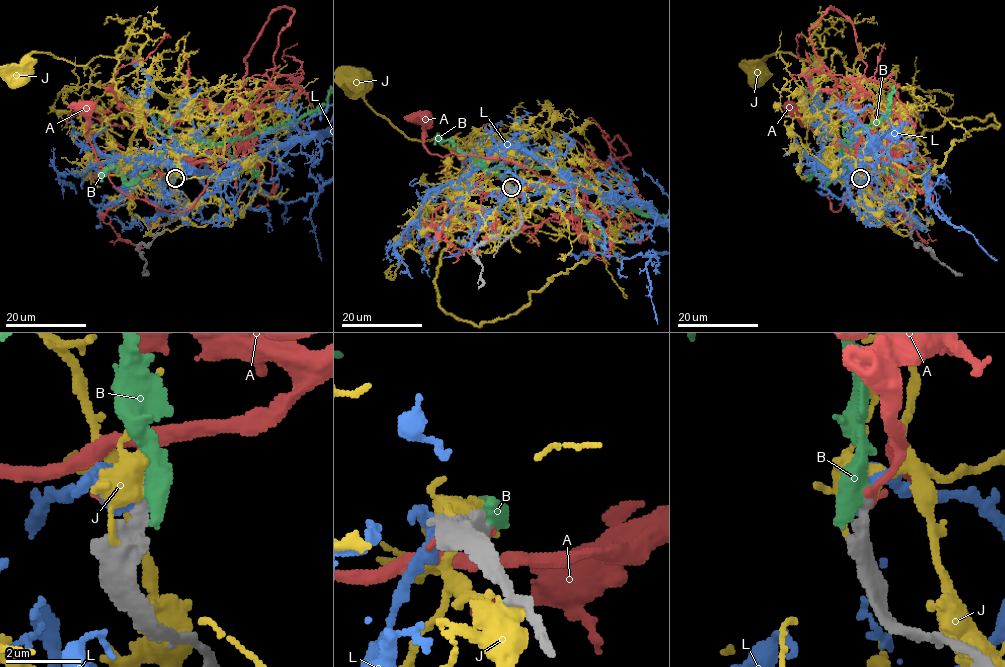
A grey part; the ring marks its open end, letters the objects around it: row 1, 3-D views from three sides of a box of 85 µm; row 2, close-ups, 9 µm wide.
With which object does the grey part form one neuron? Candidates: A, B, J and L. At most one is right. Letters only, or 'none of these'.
B

